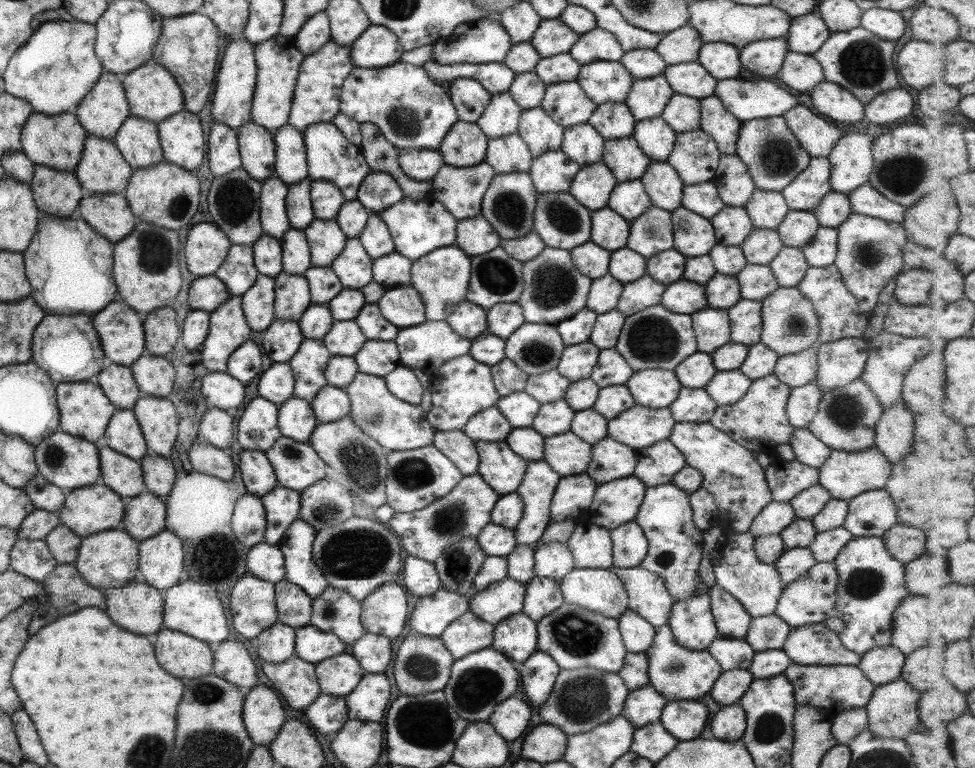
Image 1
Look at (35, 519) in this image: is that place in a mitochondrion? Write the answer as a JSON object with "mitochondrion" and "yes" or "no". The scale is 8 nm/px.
{"mitochondrion":"no"}

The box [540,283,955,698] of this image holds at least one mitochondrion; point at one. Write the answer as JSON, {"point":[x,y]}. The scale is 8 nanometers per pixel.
{"point":[651,338]}

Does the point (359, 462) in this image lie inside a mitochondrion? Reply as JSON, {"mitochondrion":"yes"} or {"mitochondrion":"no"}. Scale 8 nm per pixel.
{"mitochondrion":"yes"}

